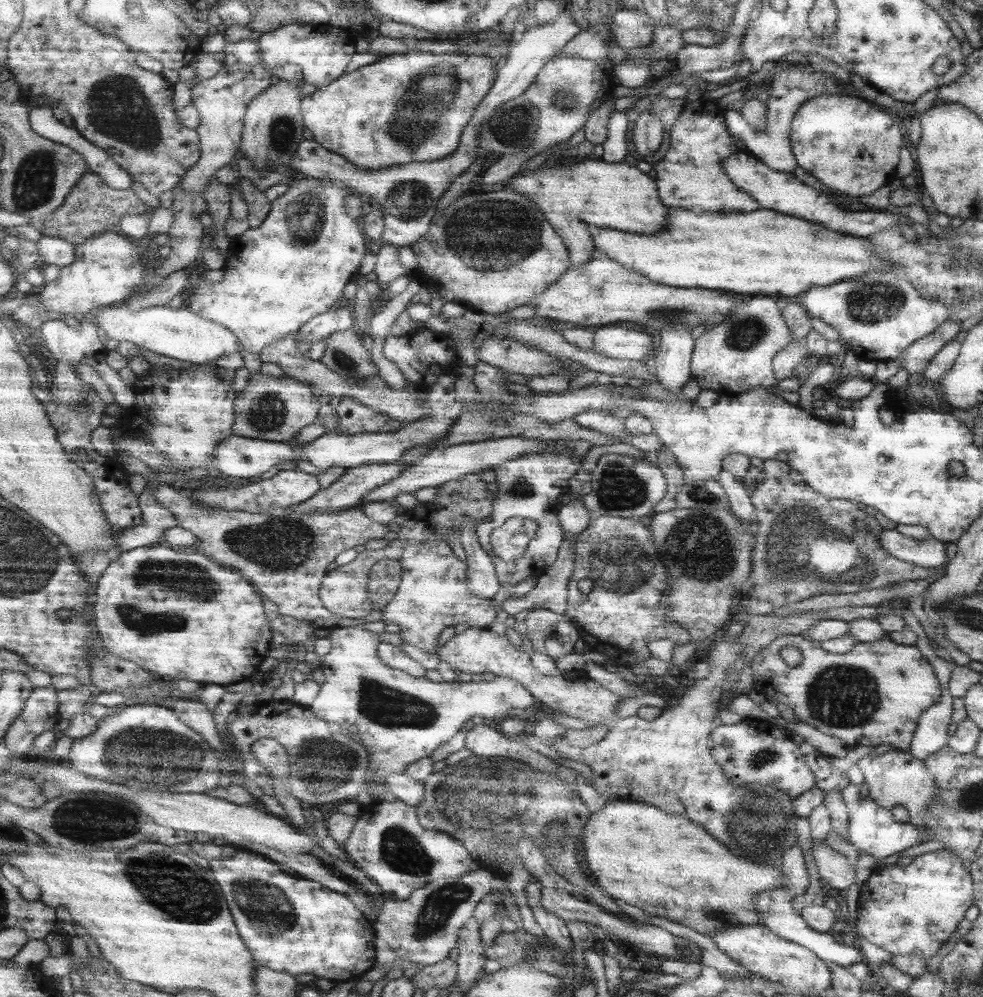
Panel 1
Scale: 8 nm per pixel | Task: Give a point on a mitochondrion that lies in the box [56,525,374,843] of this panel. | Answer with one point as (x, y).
(186, 580)

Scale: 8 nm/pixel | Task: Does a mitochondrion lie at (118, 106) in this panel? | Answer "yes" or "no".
yes

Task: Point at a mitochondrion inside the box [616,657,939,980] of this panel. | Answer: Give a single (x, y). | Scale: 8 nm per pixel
(840, 696)

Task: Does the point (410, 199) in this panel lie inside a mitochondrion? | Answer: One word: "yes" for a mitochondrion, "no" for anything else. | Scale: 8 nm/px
yes

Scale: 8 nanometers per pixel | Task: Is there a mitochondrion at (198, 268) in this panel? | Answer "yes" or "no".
no

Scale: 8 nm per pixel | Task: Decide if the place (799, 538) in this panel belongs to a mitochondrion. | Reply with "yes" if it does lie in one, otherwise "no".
yes

